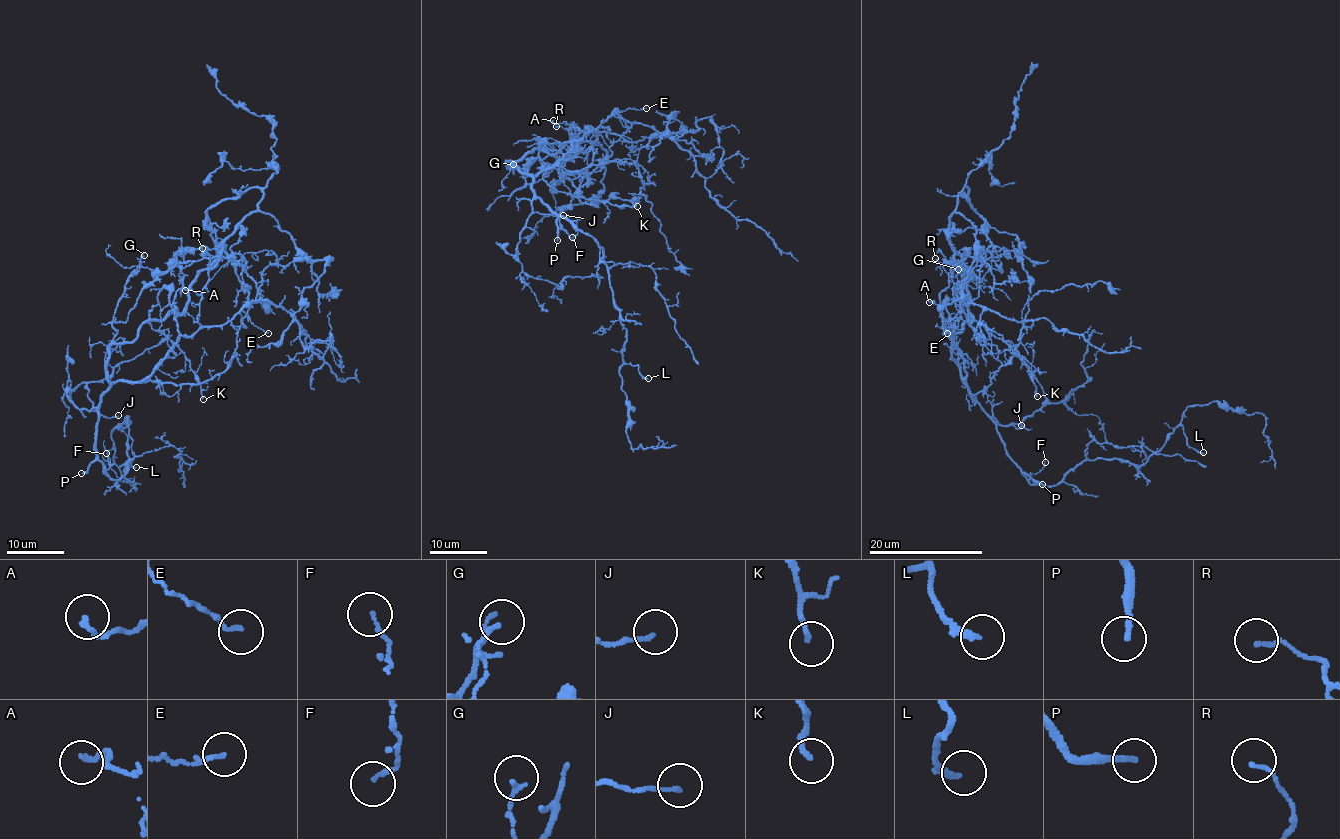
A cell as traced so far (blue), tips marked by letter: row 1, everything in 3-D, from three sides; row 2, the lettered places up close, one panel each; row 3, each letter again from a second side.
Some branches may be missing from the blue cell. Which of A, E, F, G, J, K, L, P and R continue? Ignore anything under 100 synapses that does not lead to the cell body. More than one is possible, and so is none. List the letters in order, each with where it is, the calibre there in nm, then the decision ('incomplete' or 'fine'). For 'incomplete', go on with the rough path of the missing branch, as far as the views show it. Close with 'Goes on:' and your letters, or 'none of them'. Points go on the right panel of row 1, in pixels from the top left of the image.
A: at (929, 302); 190 nm thick; fine
E: at (947, 333); 130 nm thick; fine
F: at (1045, 462); 130 nm thick; fine
G: at (958, 269); 100 nm thick; fine
J: at (1021, 425); 120 nm thick; fine
K: at (1037, 396); 160 nm thick; fine
L: at (1203, 452); 190 nm thick; fine
P: at (1042, 484); 200 nm thick; incomplete
R: at (935, 258); 130 nm thick; fine
Goes on: P

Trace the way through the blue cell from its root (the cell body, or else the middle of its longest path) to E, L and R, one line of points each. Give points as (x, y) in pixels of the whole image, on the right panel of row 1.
E: (970, 394), (965, 384), (962, 357), (940, 315), (941, 327), (947, 333)
L: (970, 394), (996, 424), (1006, 456), (1046, 486), (1085, 460), (1141, 465), (1180, 425), (1187, 444), (1203, 452)
R: (970, 394), (965, 384), (962, 357), (943, 323), (939, 295), (948, 286), (948, 274), (935, 258)

